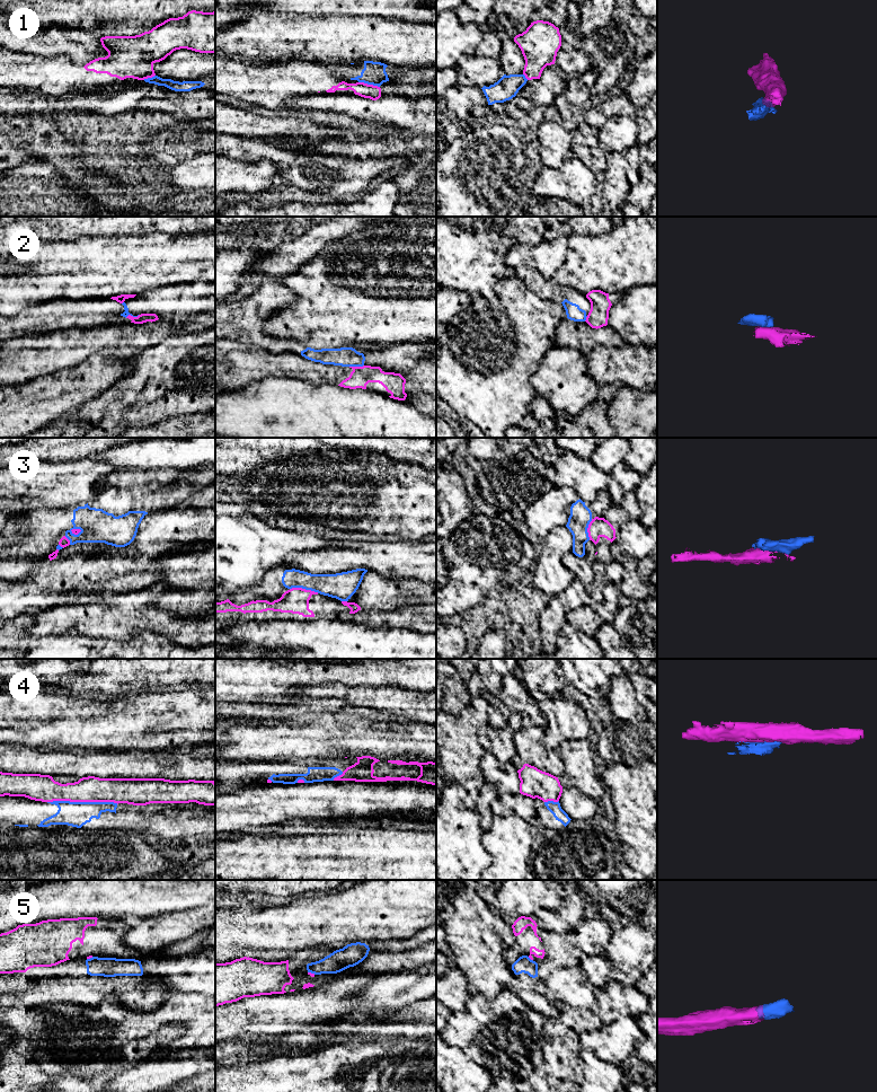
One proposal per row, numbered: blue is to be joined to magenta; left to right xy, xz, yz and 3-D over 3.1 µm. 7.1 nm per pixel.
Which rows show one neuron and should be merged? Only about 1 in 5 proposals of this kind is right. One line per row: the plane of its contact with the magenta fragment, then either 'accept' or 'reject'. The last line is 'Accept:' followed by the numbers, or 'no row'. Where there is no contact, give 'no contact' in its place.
1: meets magenta in xz; reject
2: meets magenta in xz; reject
3: meets magenta in xz; reject
4: meets magenta in xy; reject
5: meets magenta in yz; reject
Accept: no row

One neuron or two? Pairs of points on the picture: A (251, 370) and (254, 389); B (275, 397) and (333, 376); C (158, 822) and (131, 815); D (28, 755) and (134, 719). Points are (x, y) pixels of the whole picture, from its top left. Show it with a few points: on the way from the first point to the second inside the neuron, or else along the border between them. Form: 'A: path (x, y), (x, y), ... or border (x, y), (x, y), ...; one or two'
A: border (278, 377), (264, 377), (237, 387), (227, 387); two
B: border (286, 377), (303, 379), (313, 384), (337, 385); two
C: path (151, 820), (138, 818); one
D: border (19, 743), (36, 748), (72, 749); two

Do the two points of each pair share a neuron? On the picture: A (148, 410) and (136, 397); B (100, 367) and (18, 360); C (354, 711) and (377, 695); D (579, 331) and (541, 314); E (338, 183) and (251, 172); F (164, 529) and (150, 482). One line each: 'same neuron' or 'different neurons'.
A: different neurons
B: different neurons
C: different neurons
D: different neurons
E: different neurons
F: different neurons

